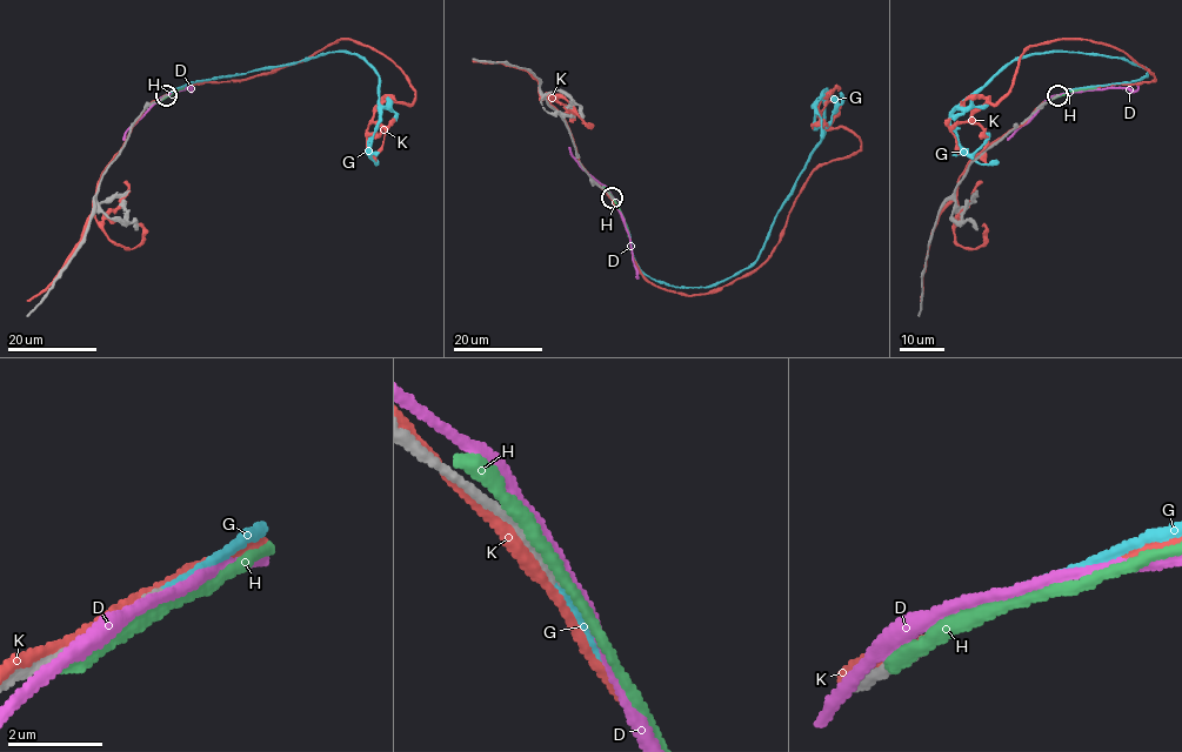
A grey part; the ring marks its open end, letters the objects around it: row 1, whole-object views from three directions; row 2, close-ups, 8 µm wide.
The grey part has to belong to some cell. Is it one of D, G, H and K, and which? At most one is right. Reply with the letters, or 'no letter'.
G

